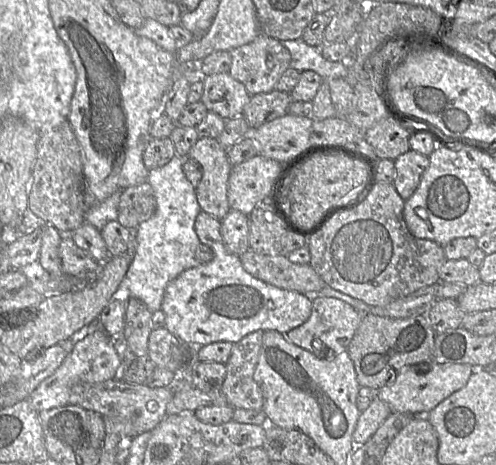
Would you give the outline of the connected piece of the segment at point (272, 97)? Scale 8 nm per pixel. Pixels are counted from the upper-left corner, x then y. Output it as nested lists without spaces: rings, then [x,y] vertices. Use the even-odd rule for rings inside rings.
[[[276,89],[268,93],[252,95],[244,107],[242,116],[251,130],[256,129],[267,122],[286,115],[292,102],[290,93]]]

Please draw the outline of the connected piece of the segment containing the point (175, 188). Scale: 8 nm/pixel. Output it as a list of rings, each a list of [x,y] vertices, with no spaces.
[[[174,155],[162,167],[148,170],[146,181],[153,189],[155,210],[149,219],[141,222],[133,231],[135,252],[121,281],[128,288],[130,296],[144,302],[151,313],[161,309],[165,288],[172,279],[186,269],[203,264],[195,257],[200,241],[194,223],[201,209],[195,187],[184,176],[183,160]]]

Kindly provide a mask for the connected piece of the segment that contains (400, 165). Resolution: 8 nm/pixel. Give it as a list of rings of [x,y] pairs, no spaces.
[[[409,150],[395,159],[393,184],[404,199],[409,199],[418,188],[424,171],[430,164],[429,156]]]

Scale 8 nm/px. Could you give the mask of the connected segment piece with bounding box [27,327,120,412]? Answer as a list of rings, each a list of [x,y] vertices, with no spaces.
[[[101,327],[87,333],[87,335],[73,344],[72,350],[60,366],[45,378],[29,395],[27,400],[37,411],[50,409],[68,404],[70,390],[72,386],[80,382],[99,383],[113,378],[118,374],[120,357],[115,351],[112,337]]]

